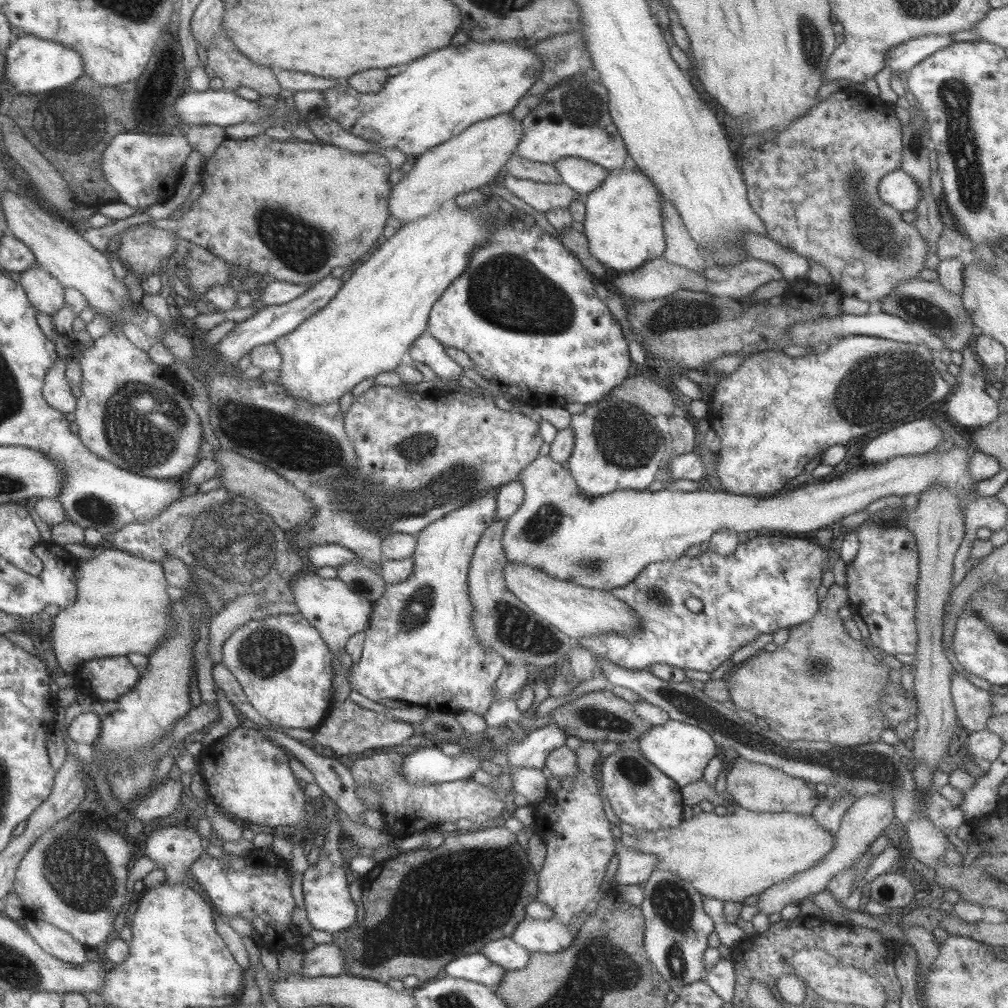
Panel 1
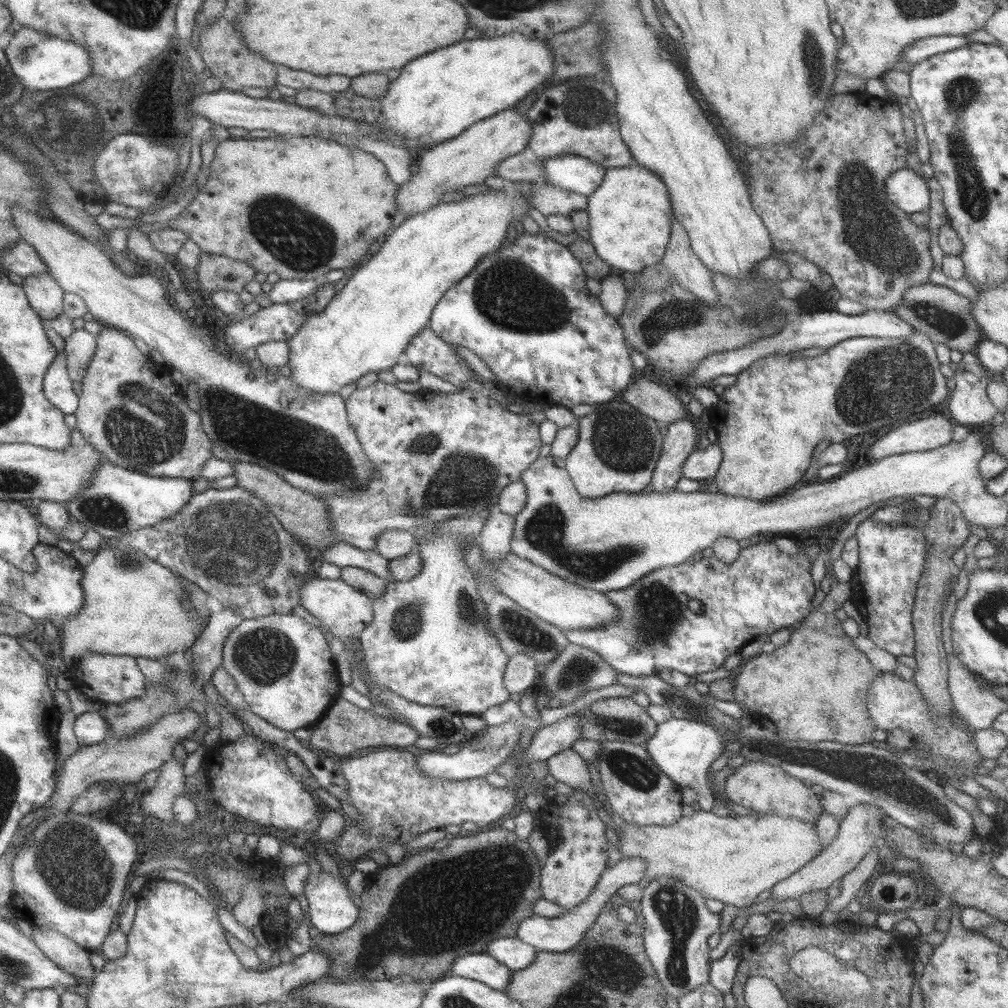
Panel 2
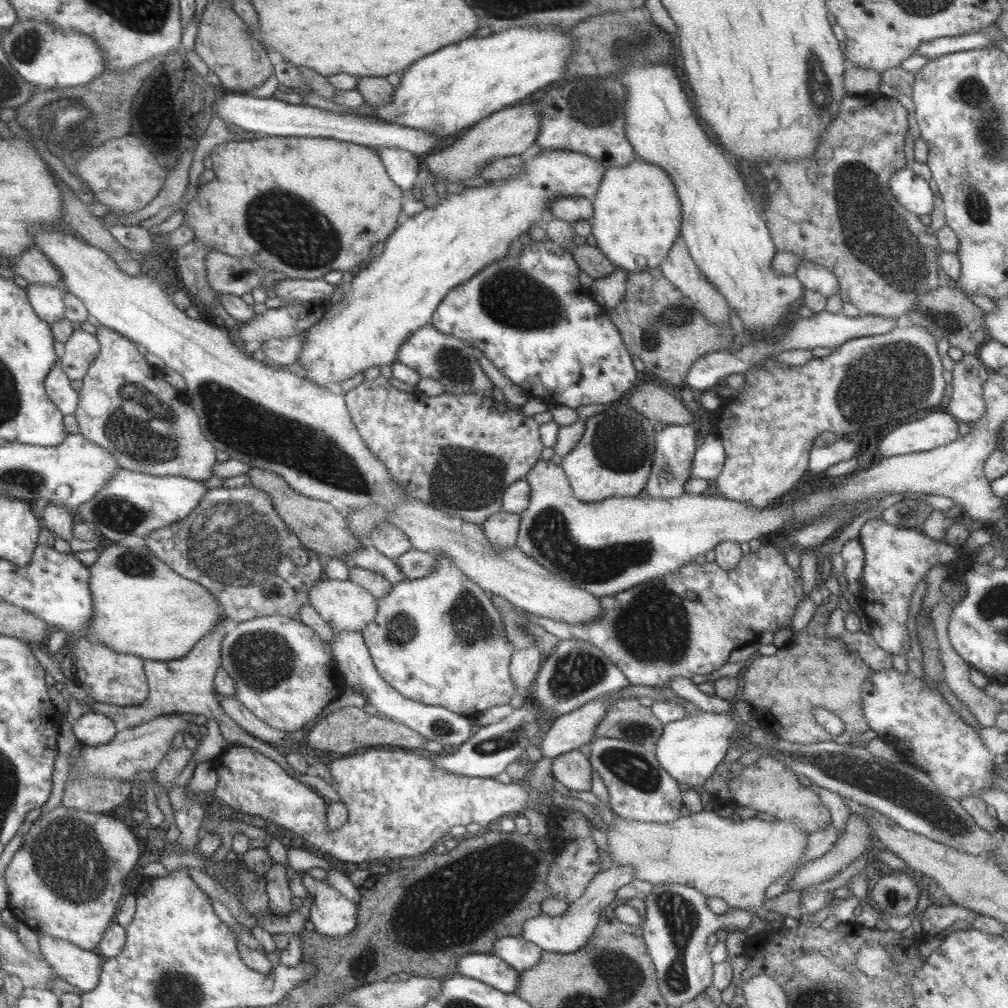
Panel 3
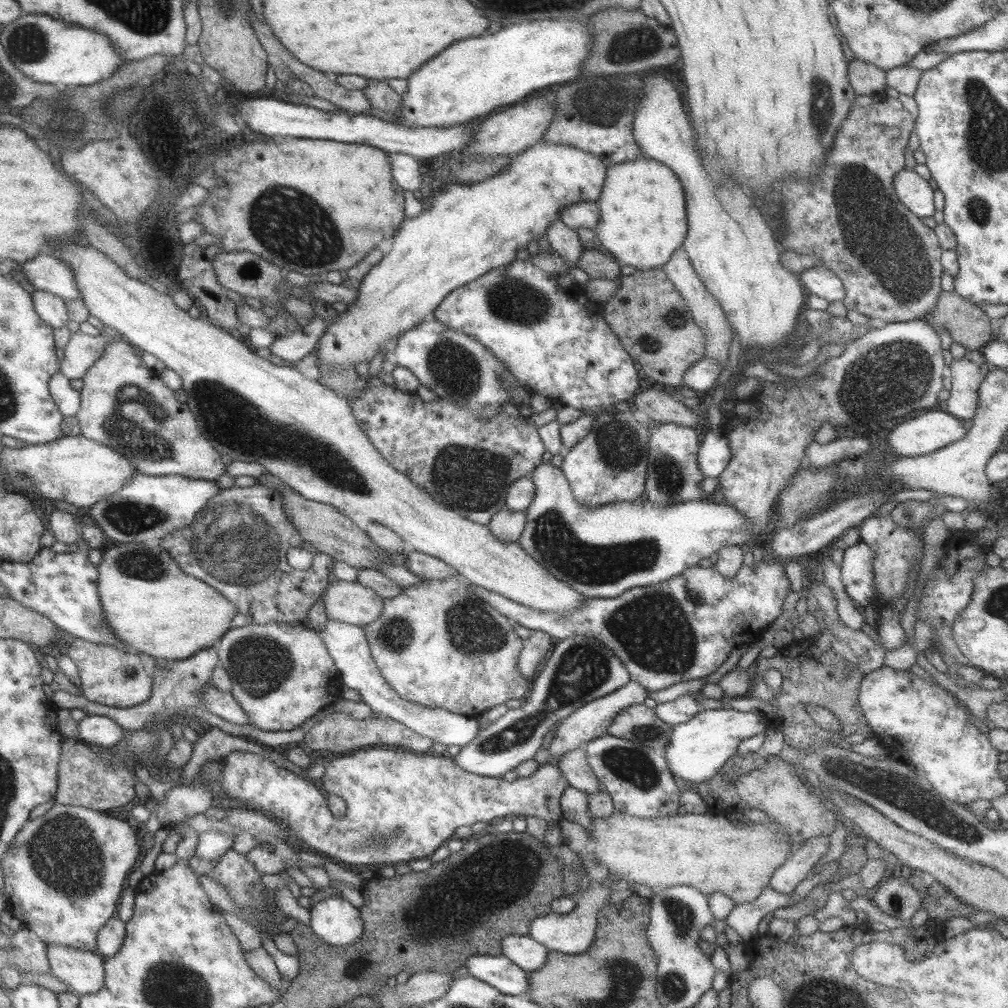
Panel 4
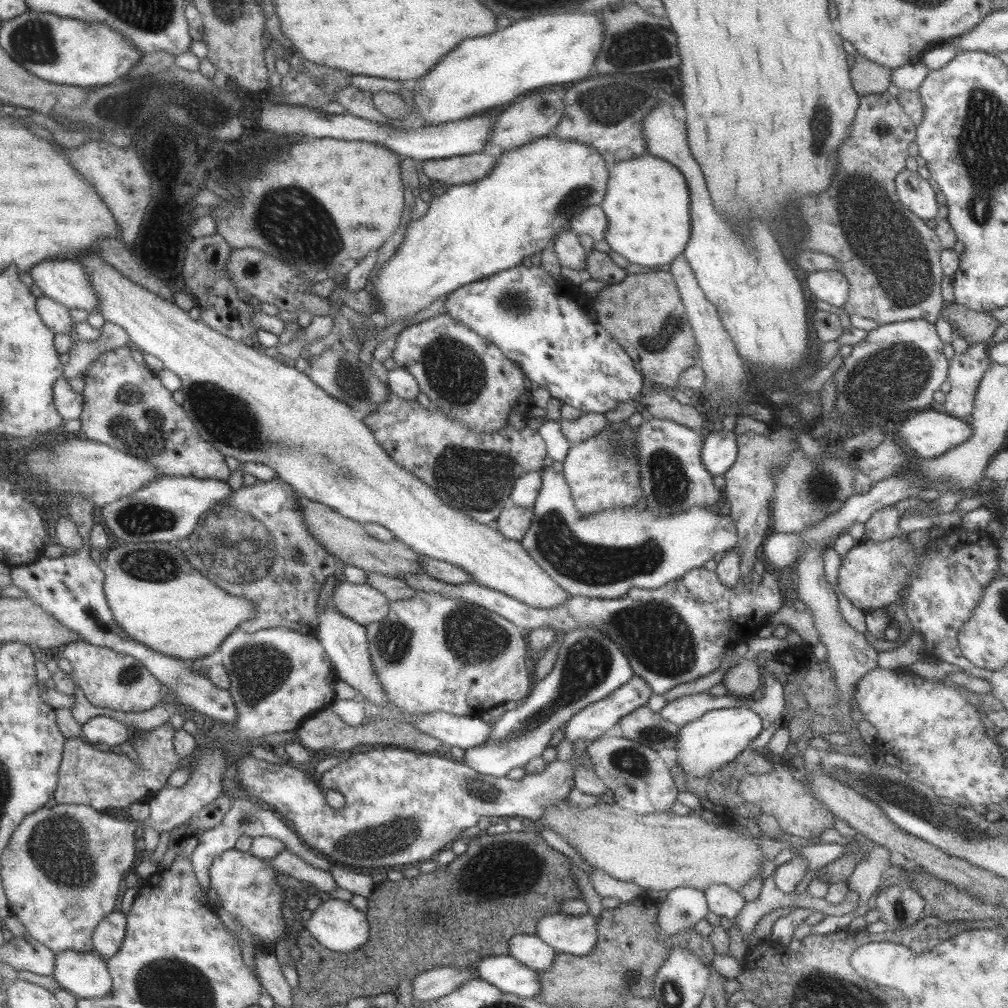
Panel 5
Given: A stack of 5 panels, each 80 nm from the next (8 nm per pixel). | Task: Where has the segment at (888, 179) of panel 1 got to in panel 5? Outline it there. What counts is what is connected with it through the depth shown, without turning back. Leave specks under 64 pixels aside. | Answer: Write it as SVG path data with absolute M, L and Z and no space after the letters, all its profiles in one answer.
M905 168L895 175L894 187L898 201L907 210L925 221L931 218L936 219L935 192L927 183L927 179Z

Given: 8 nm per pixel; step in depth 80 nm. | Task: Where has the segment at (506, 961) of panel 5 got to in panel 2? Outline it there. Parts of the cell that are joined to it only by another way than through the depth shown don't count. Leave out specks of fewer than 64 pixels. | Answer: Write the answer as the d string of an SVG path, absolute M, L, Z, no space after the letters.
M465 954L465 956L459 956L451 966L453 976L477 980L501 992L509 982L511 972L488 954Z

